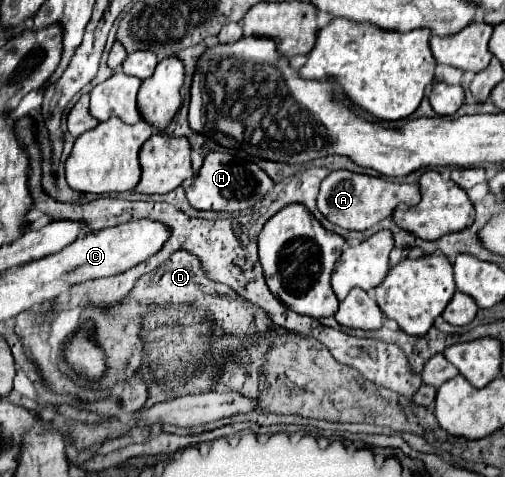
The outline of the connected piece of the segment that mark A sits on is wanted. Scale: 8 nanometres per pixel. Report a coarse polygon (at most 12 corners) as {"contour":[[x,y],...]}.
{"contour":[[331,171],[317,209],[365,231],[399,203],[417,205],[417,185]]}

